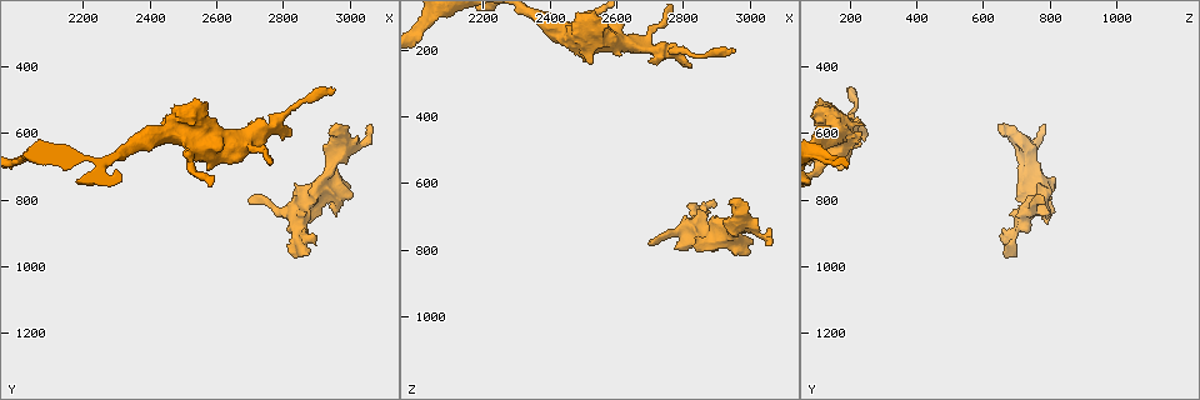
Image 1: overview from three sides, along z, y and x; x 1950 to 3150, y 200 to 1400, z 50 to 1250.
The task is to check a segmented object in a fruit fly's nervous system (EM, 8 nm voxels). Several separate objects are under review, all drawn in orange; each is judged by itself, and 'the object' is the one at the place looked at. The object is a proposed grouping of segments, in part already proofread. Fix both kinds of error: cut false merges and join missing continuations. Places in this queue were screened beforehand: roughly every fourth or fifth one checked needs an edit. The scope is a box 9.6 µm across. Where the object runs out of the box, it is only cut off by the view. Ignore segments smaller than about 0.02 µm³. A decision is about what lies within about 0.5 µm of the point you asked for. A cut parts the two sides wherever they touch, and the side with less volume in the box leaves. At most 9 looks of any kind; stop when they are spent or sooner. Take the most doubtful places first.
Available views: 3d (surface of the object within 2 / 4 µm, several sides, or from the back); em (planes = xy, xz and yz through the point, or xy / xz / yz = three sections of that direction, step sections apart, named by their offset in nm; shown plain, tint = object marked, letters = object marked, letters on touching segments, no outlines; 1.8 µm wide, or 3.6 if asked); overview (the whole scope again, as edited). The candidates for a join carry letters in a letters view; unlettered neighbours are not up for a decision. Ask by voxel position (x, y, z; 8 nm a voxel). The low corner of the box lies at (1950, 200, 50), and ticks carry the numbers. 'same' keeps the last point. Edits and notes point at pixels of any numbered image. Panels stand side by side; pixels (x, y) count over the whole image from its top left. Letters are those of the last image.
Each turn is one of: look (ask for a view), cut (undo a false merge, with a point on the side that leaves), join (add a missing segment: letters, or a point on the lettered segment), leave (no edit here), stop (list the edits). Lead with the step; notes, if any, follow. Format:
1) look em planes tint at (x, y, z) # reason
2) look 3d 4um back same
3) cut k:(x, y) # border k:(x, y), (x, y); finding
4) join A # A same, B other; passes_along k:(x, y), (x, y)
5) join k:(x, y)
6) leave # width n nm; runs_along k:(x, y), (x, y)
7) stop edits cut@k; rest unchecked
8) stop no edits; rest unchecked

look em xy step 4 tint at (2940, 590, 660) # free end

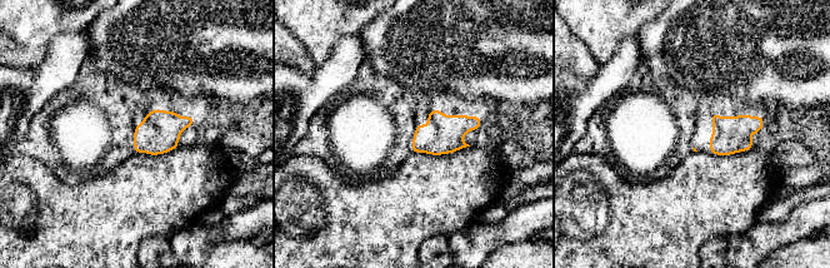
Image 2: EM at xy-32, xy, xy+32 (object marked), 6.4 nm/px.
look em planes letters same

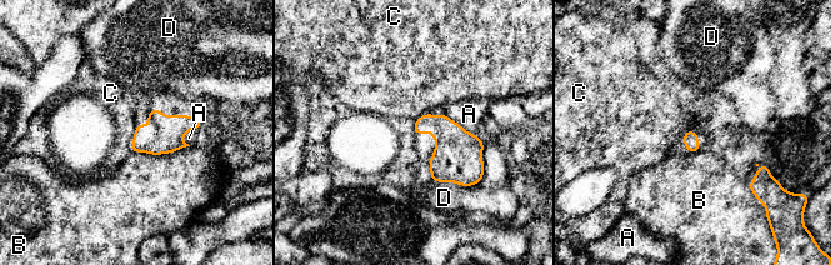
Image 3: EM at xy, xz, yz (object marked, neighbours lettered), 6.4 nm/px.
leave # A other, B other, C other, D other; none of them fits

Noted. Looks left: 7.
look em xz step 4 letters at (2900, 930, 660) # an open end

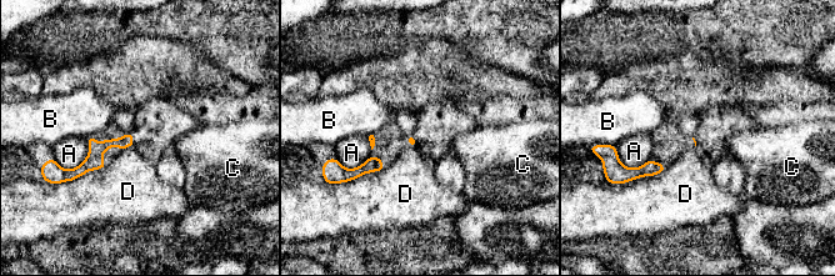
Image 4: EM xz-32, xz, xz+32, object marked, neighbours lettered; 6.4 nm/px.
look em planes letters same

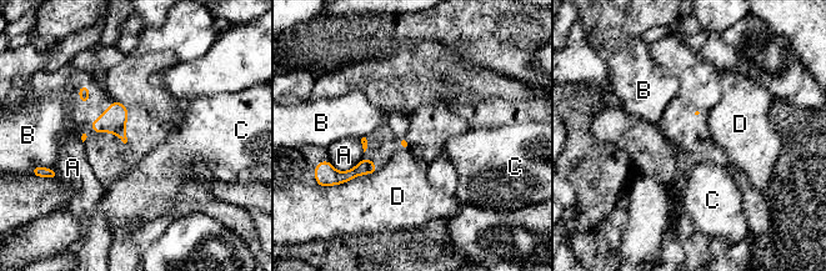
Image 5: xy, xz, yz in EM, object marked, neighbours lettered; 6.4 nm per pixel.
leave # A other, B other, C other, D other; border 5:(378, 170), (358, 175), (339, 185); none of them fits

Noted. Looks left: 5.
look 3d 2um at (2990, 770, 810) # thick end

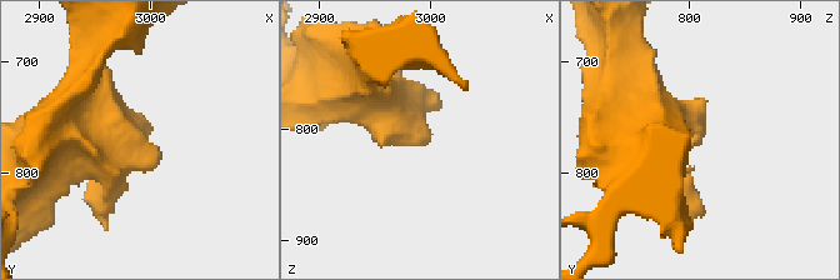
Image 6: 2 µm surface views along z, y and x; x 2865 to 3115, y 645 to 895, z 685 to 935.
look em planes letters at (2992, 762, 818) # need the tissue

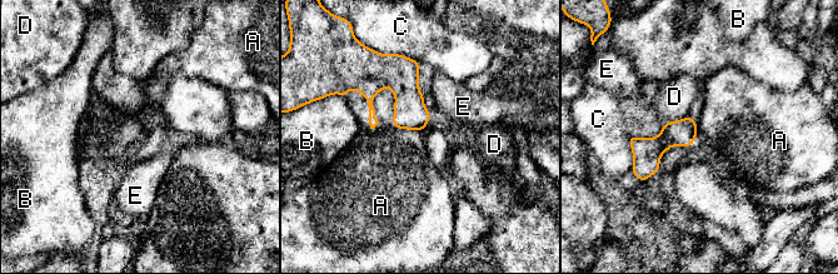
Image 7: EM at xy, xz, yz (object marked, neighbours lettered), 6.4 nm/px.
leave # A other, B other, C other, D other, E other; border 7:(394, 126), (424, 130); no lettered segment goes on from it

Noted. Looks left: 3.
look 3d 2um back at (2800, 550, 200) # calibre changes

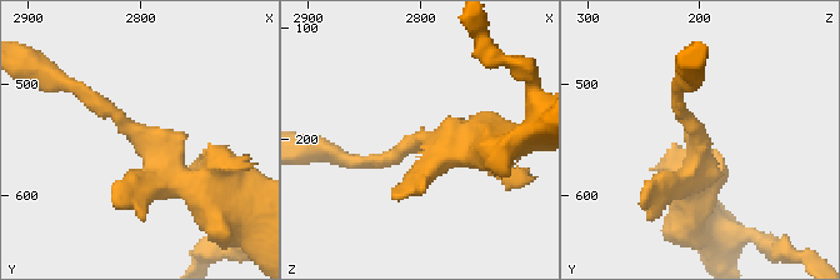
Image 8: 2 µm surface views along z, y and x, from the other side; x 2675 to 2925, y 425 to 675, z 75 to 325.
look em xy step 8 tint at (2800, 544, 202) # shape alone is not enough

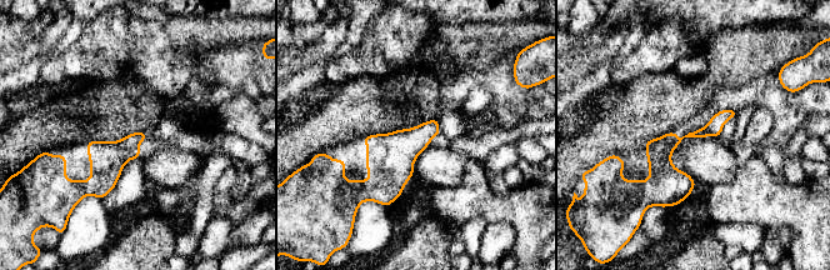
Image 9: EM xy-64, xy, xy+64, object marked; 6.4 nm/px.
look em xy step 8 letters same

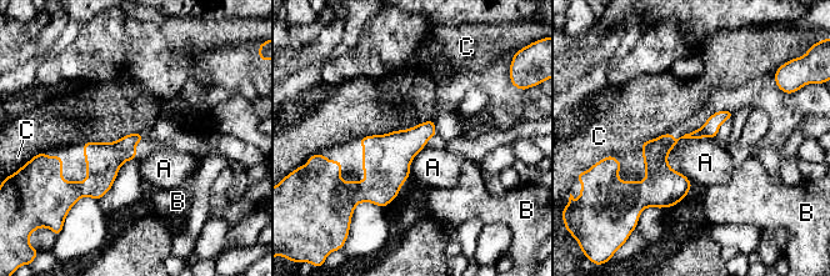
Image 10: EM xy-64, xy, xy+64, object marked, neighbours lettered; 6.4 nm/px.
leave # A other, B other, C other; border 10:(398, 129), (373, 135); one neuron here

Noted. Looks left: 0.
stop no edits; rest unchecked

